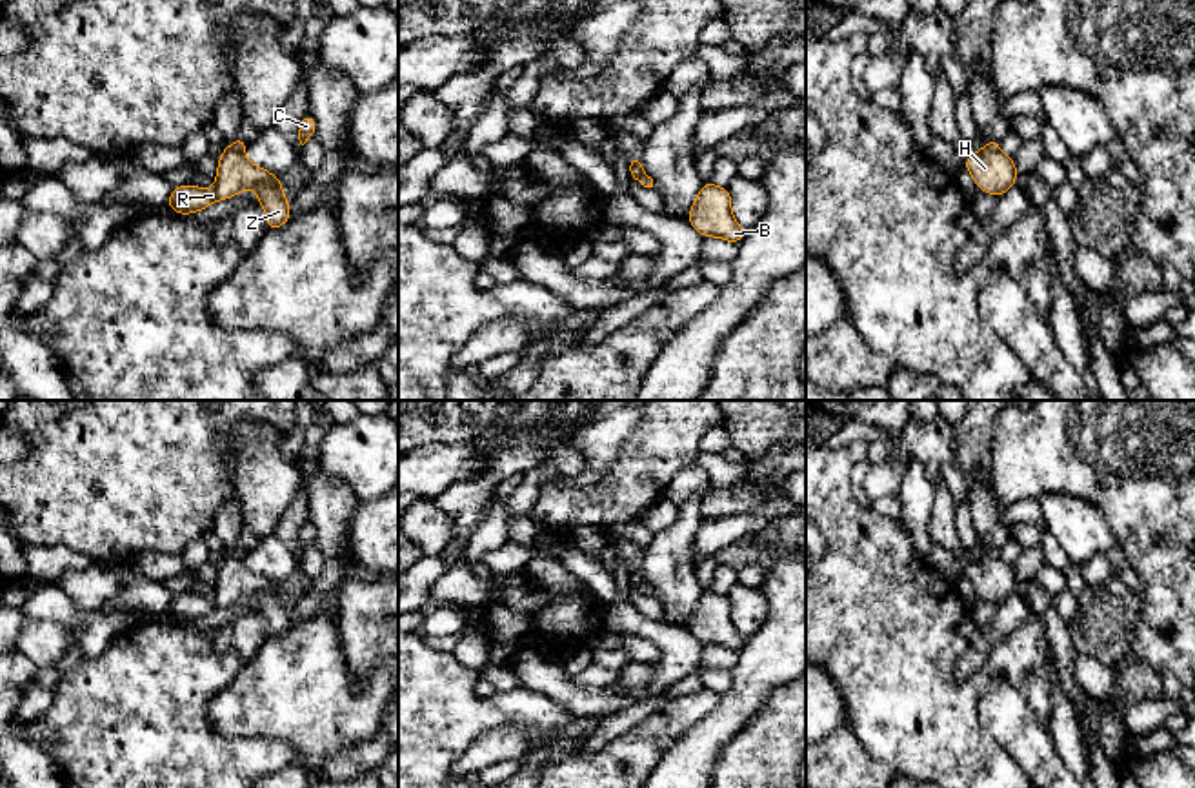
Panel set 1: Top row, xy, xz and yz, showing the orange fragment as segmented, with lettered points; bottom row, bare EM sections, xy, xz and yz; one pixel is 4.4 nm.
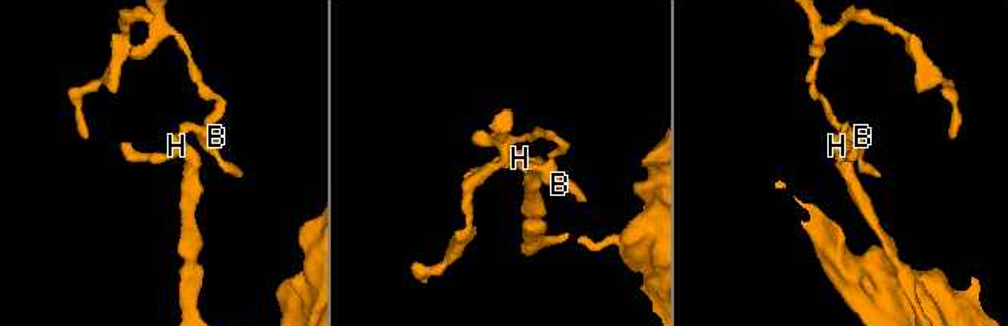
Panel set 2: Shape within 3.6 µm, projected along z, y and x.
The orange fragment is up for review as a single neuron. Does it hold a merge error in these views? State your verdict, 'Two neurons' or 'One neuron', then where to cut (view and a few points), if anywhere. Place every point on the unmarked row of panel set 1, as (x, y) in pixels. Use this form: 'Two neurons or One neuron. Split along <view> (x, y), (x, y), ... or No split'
Two neurons. Split along xy (231, 554), (242, 561)

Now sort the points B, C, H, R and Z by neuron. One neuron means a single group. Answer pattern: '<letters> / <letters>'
B C / H R Z

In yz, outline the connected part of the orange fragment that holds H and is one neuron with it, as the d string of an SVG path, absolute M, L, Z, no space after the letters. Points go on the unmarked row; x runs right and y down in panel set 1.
M988 553L968 562L964 577L971 581L979 597L991 601L995 606L1013 595L1019 582L1011 564Z

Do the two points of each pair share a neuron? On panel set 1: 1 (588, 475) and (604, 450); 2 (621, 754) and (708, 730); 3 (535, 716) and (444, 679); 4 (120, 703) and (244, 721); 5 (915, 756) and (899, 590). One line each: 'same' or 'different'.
1: same
2: different
3: same
4: different
5: same

